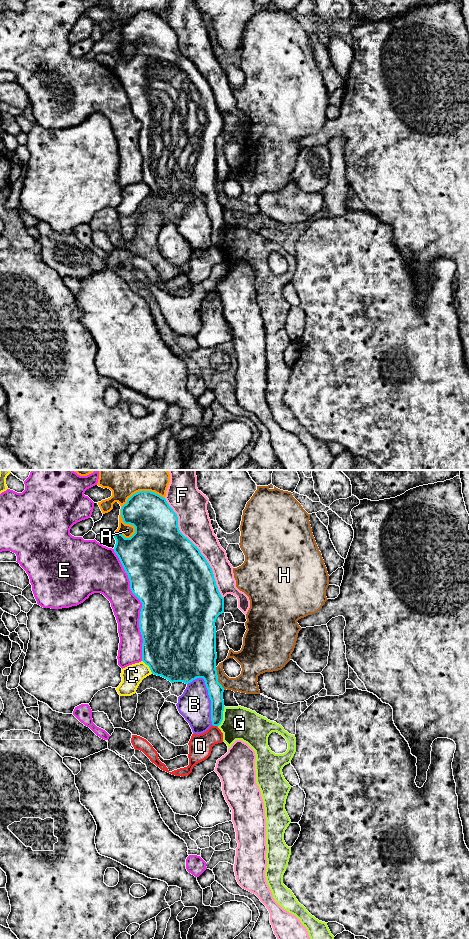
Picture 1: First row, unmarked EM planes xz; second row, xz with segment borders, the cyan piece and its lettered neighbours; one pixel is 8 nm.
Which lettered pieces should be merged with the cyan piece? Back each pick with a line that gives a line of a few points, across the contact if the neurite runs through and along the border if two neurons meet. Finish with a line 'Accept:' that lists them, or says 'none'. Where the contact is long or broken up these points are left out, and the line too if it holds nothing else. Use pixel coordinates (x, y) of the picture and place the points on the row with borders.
Accept: none

